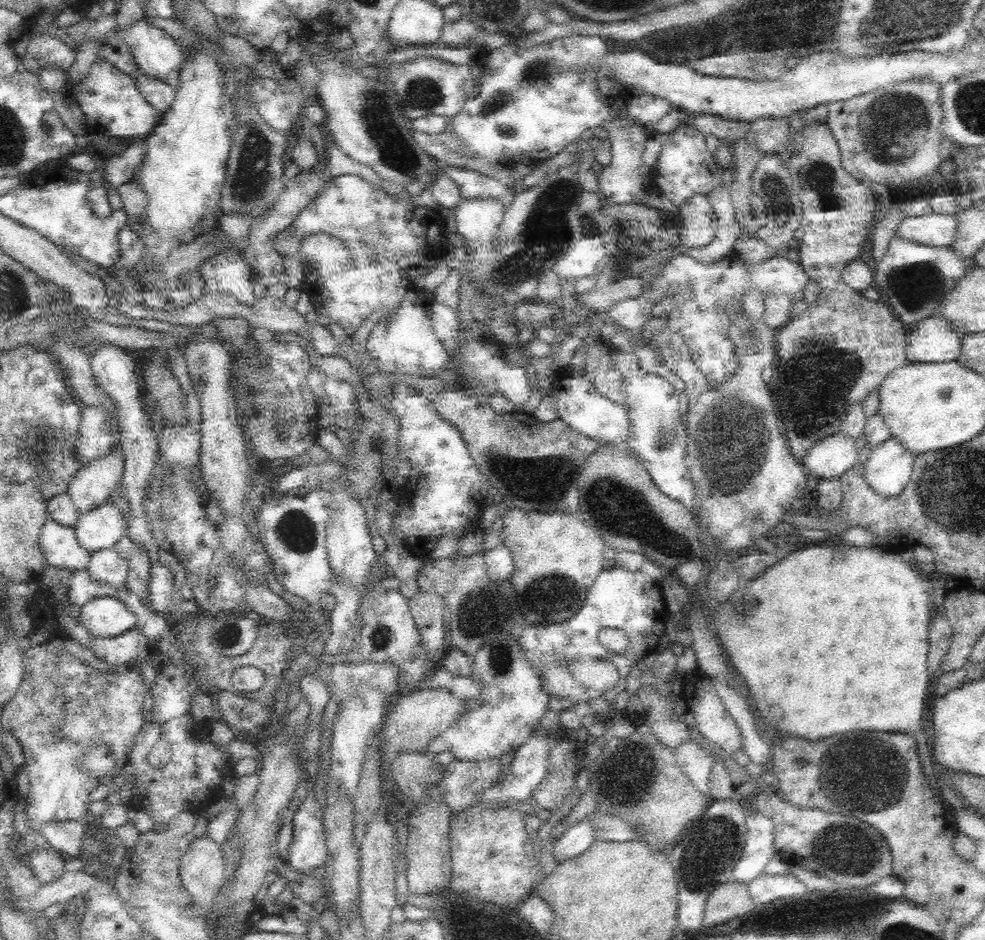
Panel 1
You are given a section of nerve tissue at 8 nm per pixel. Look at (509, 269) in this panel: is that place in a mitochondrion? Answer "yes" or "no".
yes

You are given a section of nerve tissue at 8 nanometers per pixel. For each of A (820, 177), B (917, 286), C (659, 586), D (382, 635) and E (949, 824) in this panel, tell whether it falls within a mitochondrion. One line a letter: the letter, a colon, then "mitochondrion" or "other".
A: mitochondrion
B: mitochondrion
C: other
D: mitochondrion
E: other

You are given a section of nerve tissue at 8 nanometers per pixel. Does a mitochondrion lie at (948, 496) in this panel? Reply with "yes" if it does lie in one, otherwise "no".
yes

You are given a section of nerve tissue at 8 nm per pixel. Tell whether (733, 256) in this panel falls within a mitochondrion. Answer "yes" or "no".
no

